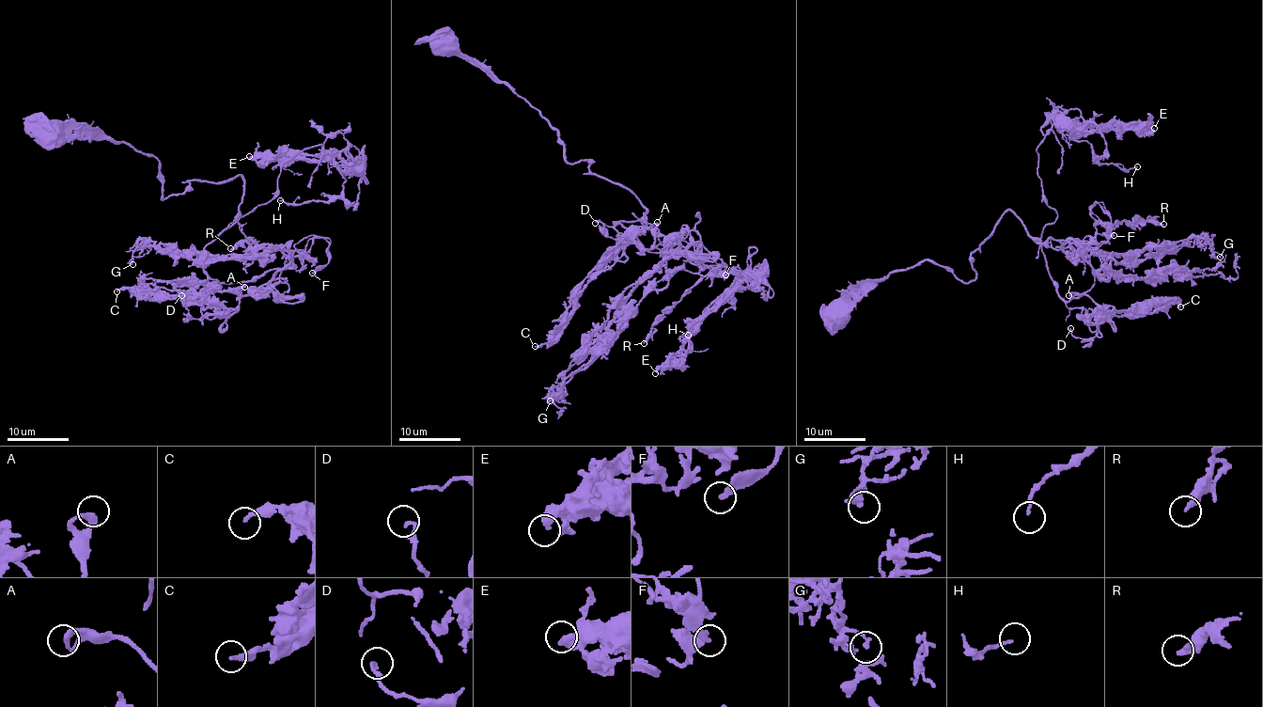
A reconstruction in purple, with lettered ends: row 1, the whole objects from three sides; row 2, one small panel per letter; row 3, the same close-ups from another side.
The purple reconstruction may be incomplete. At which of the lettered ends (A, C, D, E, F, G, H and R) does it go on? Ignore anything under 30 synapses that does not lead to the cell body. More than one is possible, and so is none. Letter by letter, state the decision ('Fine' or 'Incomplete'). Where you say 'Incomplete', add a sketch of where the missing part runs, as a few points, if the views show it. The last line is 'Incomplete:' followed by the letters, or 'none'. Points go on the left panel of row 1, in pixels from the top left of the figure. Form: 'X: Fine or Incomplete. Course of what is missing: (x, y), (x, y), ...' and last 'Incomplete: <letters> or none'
A: Fine
C: Incomplete. Course of what is missing: (116, 291), (95, 284), (79, 288)
D: Fine
E: Incomplete. Course of what is missing: (249, 156), (226, 156), (219, 151), (227, 150), (229, 164), (226, 181), (209, 188)
F: Fine
G: Fine
H: Fine
R: Fine
Incomplete: C, E

